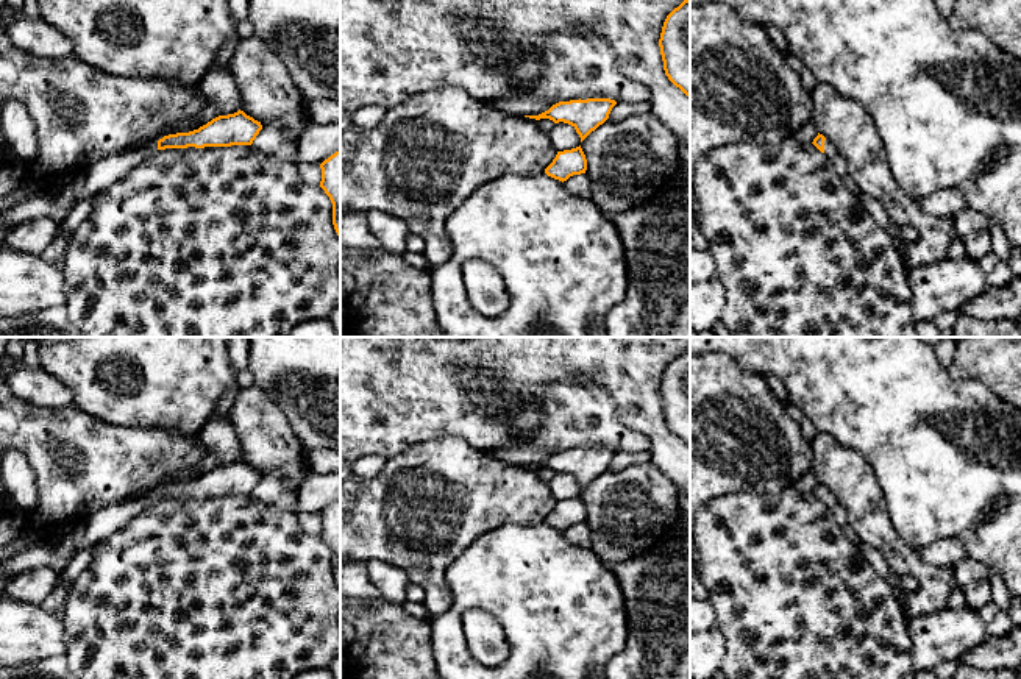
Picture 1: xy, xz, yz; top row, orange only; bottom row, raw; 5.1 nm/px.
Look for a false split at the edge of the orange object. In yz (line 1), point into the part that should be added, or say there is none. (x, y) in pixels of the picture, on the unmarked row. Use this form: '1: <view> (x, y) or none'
1: yz (829, 500)

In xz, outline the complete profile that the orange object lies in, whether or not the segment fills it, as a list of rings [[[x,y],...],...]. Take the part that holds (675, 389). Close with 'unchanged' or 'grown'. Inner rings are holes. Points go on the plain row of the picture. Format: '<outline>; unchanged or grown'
[[[684,350],[667,365],[659,396],[665,425],[690,446],[690,350]]]; unchanged

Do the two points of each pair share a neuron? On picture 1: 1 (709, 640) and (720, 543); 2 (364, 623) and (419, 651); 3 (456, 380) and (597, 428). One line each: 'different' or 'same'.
1: different
2: same
3: different

